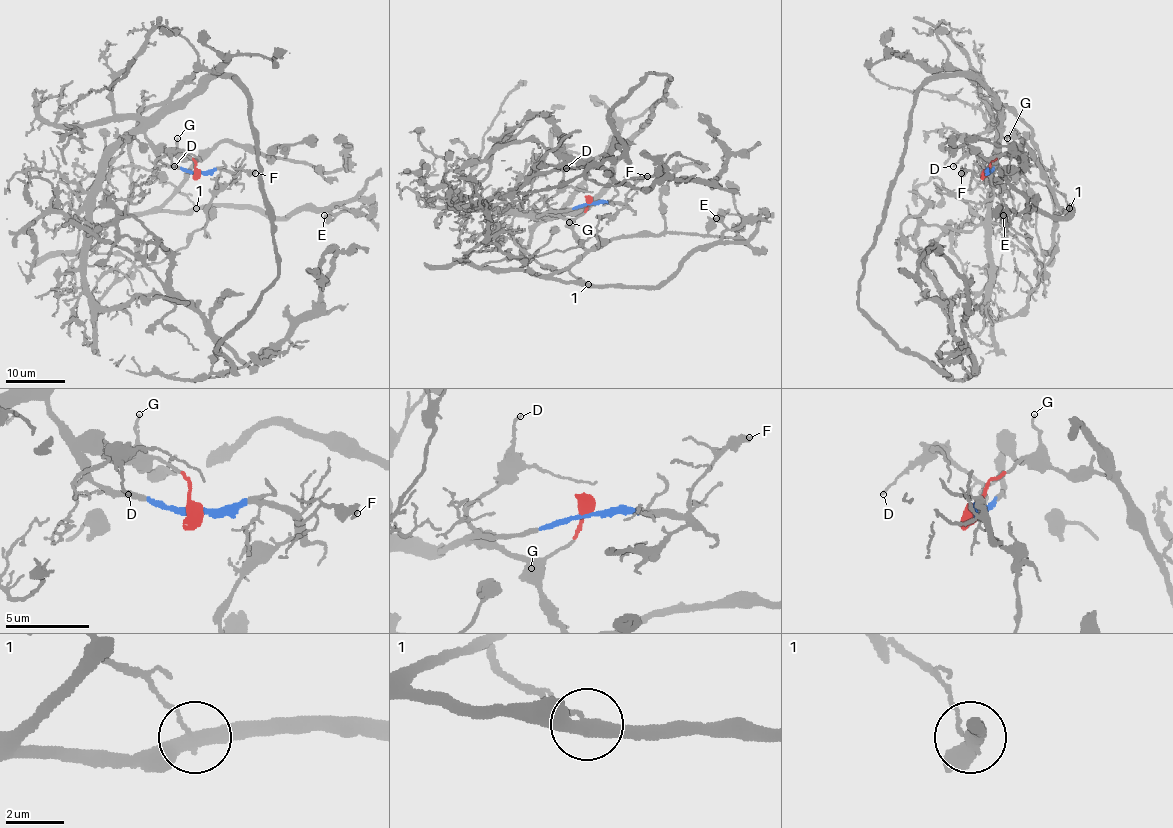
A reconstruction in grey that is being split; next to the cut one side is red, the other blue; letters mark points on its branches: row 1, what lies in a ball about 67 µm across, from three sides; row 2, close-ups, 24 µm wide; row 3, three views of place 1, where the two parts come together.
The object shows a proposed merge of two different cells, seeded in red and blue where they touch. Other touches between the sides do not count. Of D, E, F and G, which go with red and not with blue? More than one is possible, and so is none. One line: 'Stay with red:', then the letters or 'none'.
Stay with red: E, G

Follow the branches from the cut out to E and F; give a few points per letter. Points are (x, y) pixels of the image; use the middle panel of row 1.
E: (589, 202), (574, 220), (585, 252), (556, 279), (659, 286), (718, 241), (727, 228), (716, 217)
F: (589, 202), (624, 202), (626, 193), (647, 176)

